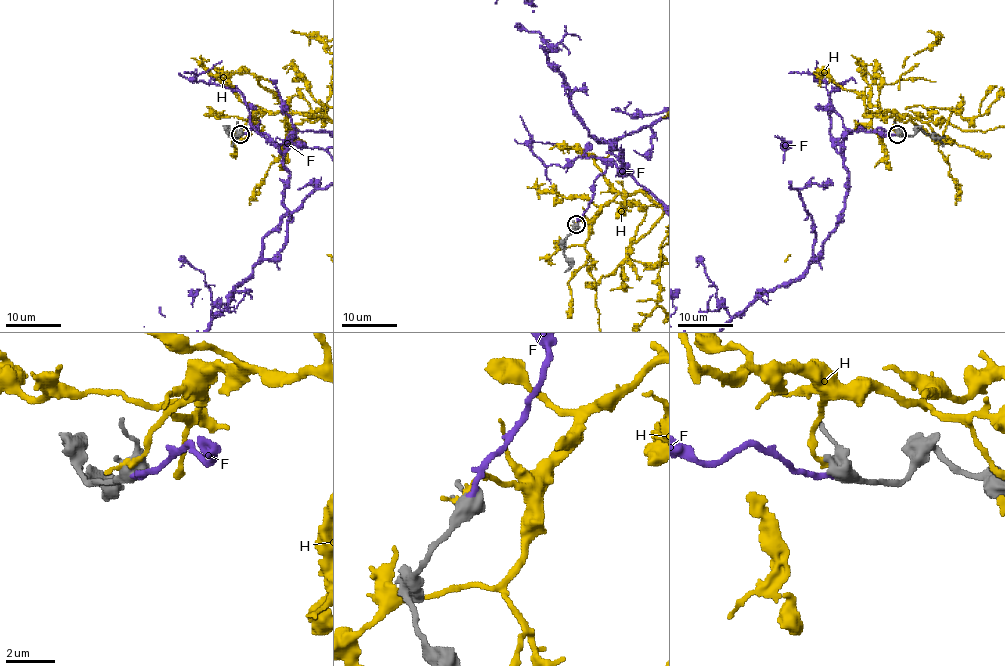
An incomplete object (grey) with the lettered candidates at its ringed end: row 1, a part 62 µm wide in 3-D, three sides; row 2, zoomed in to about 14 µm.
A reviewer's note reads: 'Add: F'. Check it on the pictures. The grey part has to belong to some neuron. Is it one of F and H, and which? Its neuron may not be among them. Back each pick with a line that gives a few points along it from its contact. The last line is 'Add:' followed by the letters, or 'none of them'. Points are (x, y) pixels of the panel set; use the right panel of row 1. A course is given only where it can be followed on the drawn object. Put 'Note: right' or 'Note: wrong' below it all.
Add: F
Note: right

